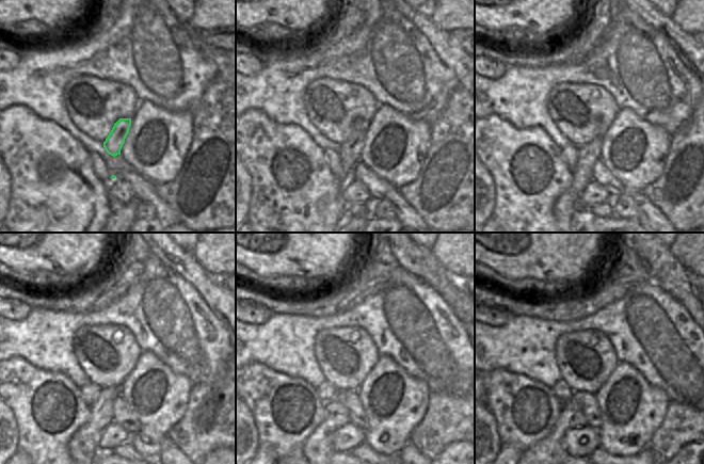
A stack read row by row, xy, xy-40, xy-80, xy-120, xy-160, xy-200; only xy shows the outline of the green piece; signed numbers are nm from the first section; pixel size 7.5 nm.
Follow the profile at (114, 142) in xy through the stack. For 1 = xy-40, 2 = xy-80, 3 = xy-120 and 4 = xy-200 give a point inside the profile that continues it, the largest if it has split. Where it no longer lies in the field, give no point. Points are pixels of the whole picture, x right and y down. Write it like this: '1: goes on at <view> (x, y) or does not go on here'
1: goes on at xy-40 (350, 150)
2: goes on at xy-80 (564, 207)
3: goes on at xy-120 (83, 446)
4: goes on at xy-200 (549, 449)

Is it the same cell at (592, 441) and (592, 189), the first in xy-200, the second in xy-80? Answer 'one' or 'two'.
one

